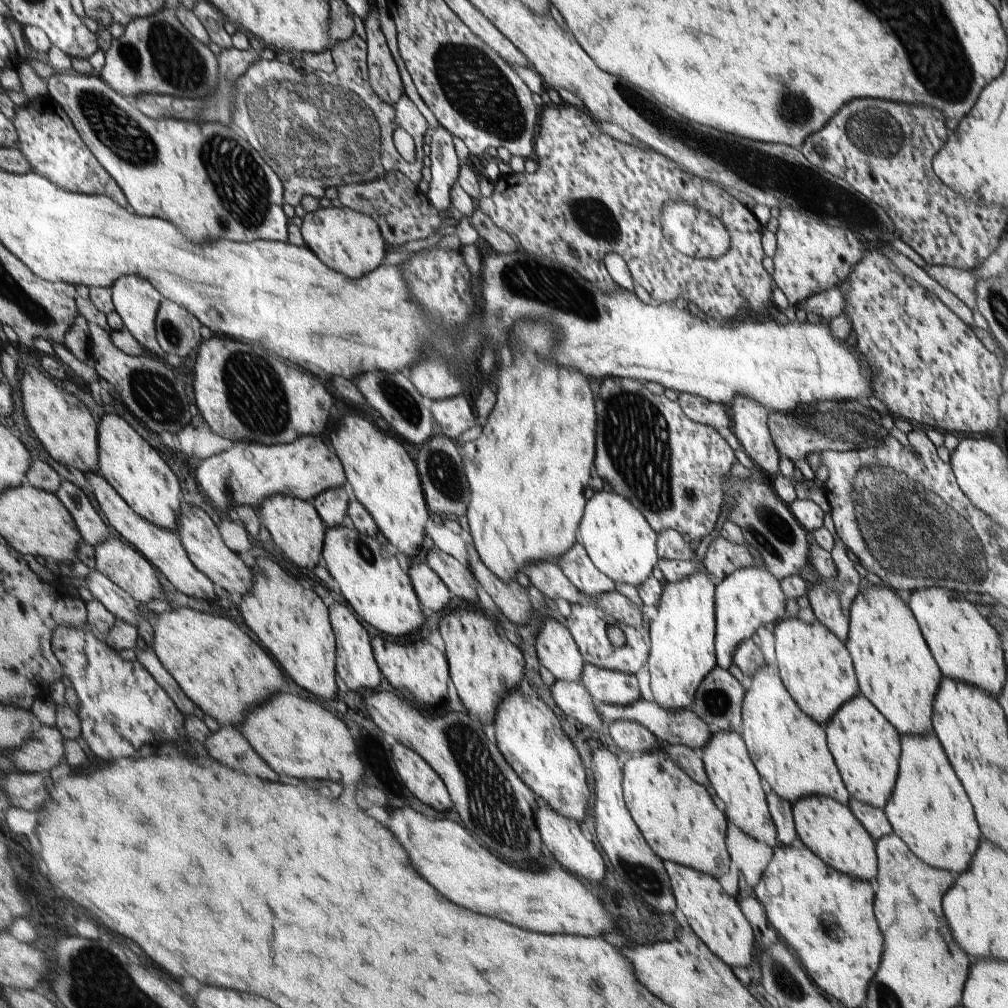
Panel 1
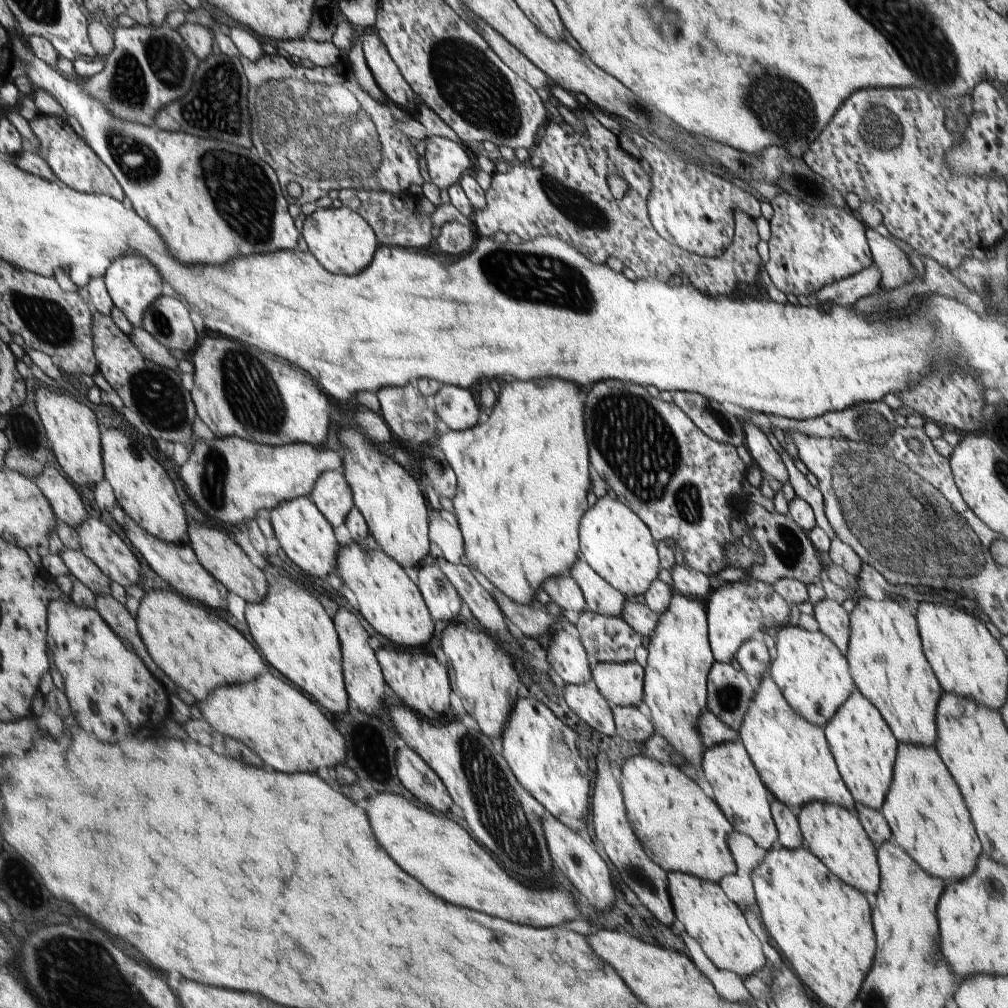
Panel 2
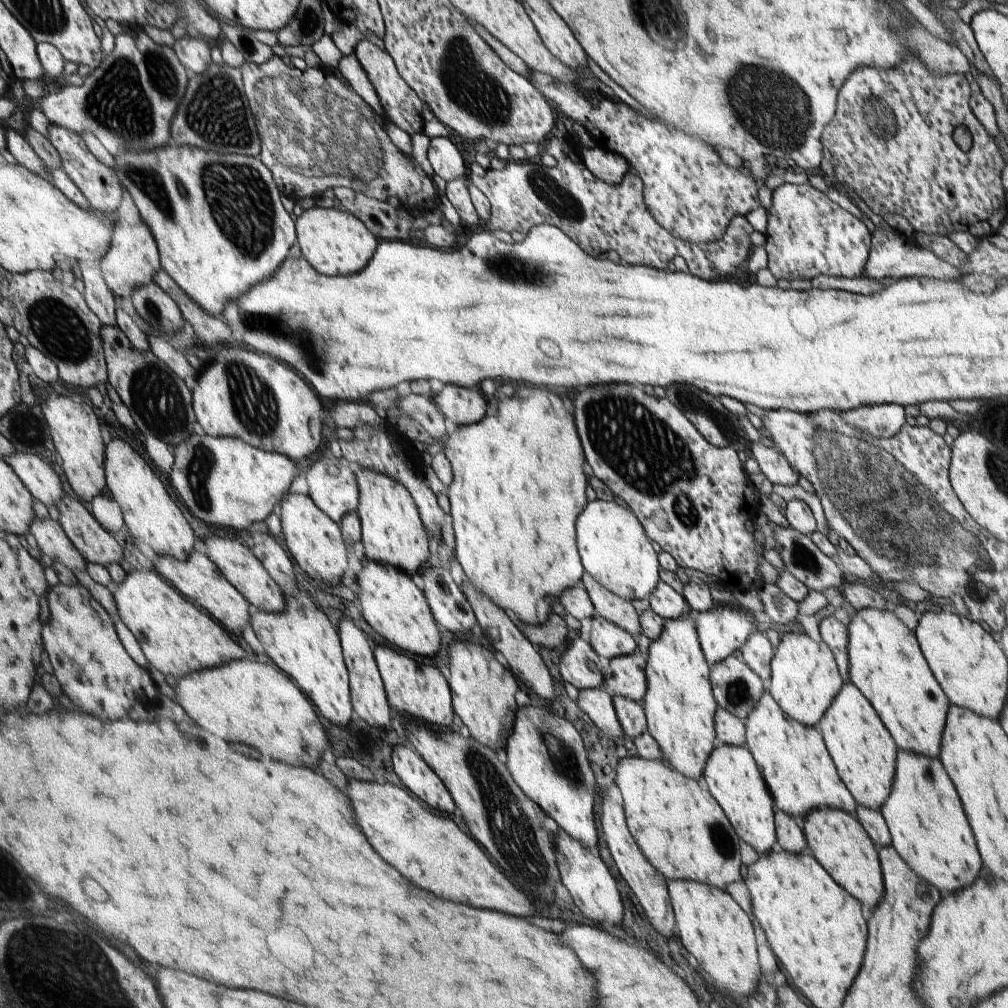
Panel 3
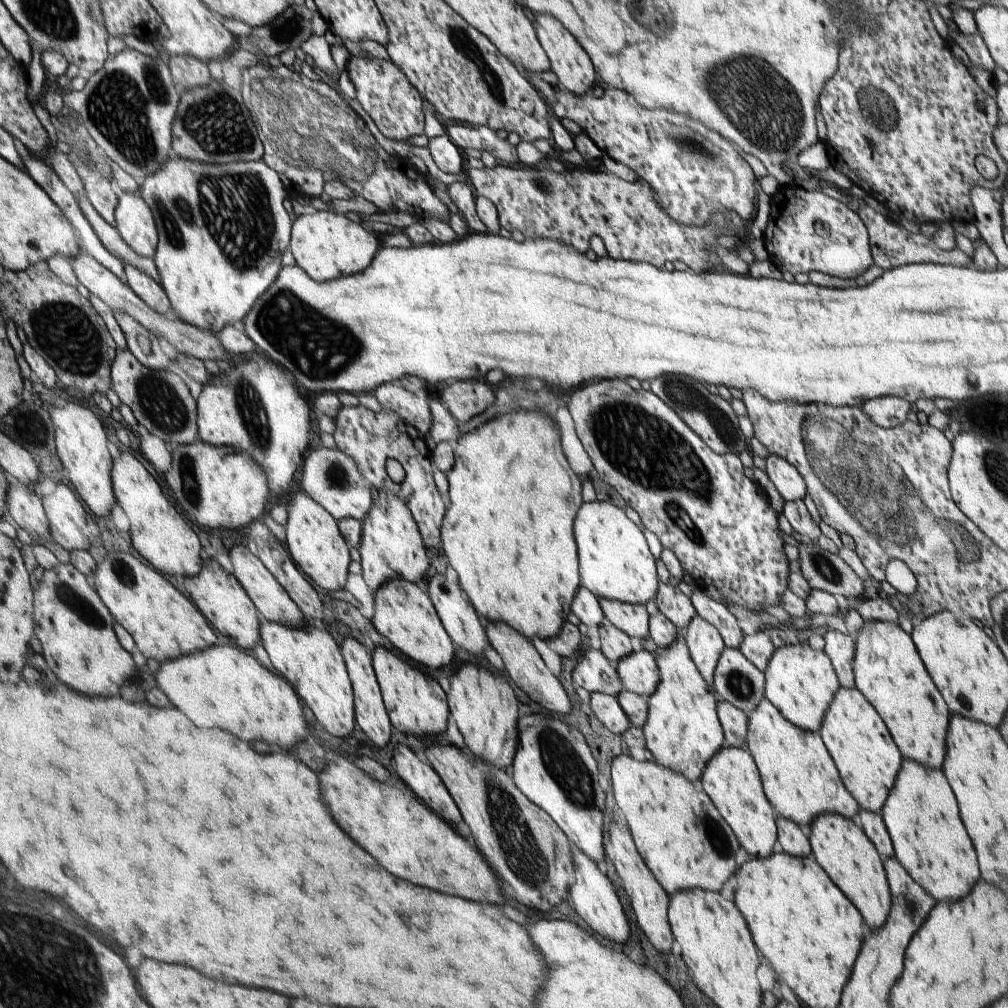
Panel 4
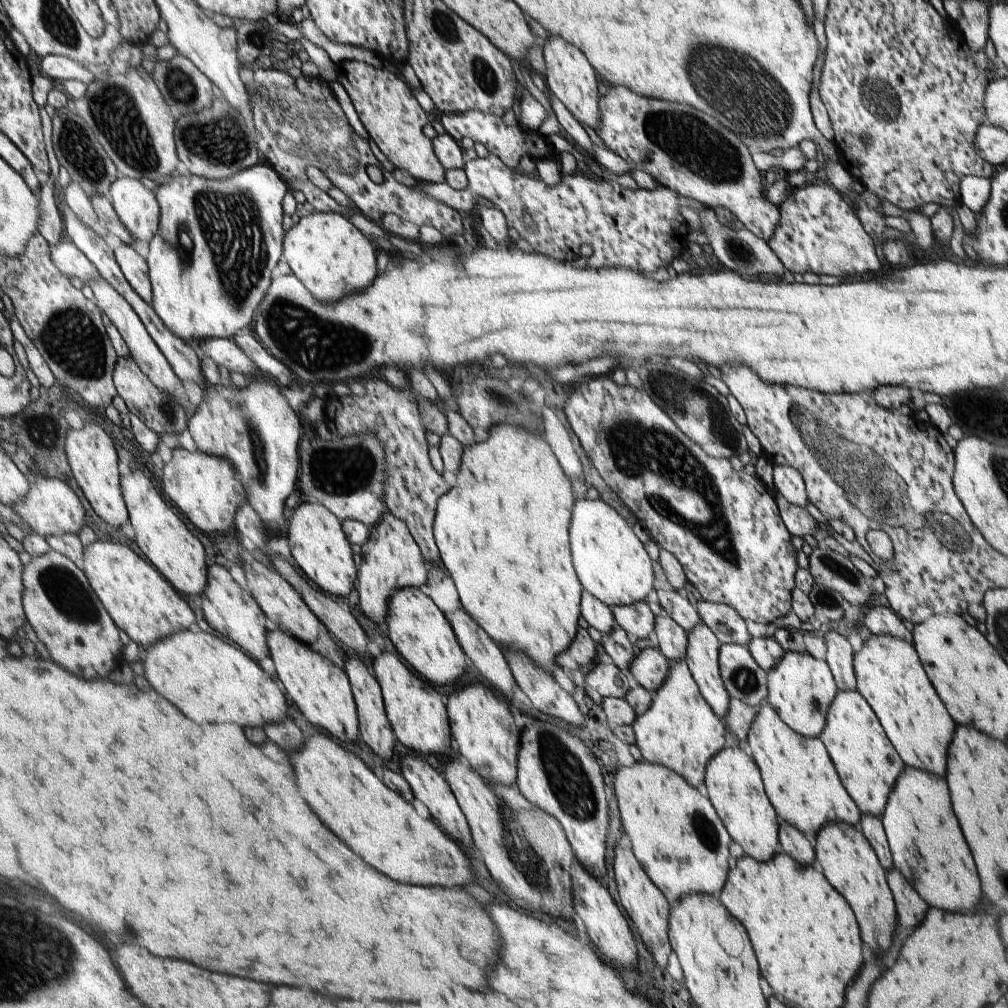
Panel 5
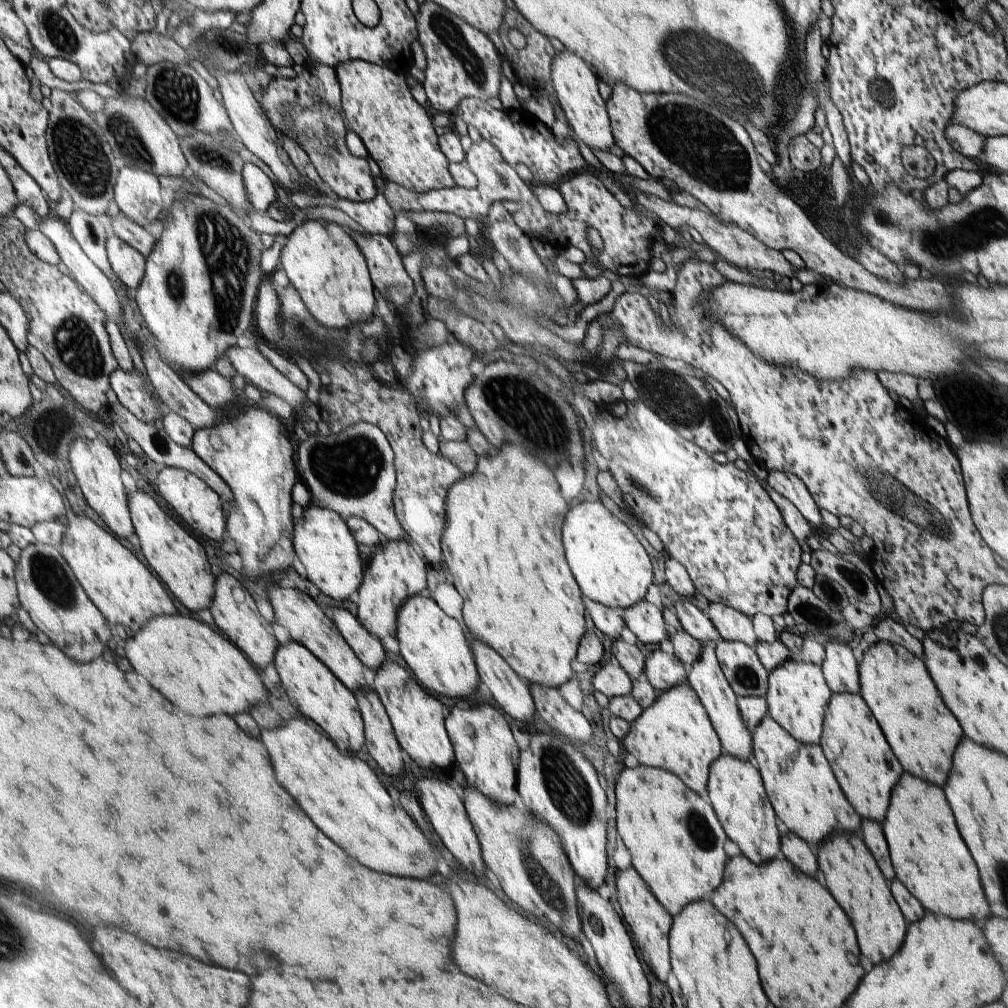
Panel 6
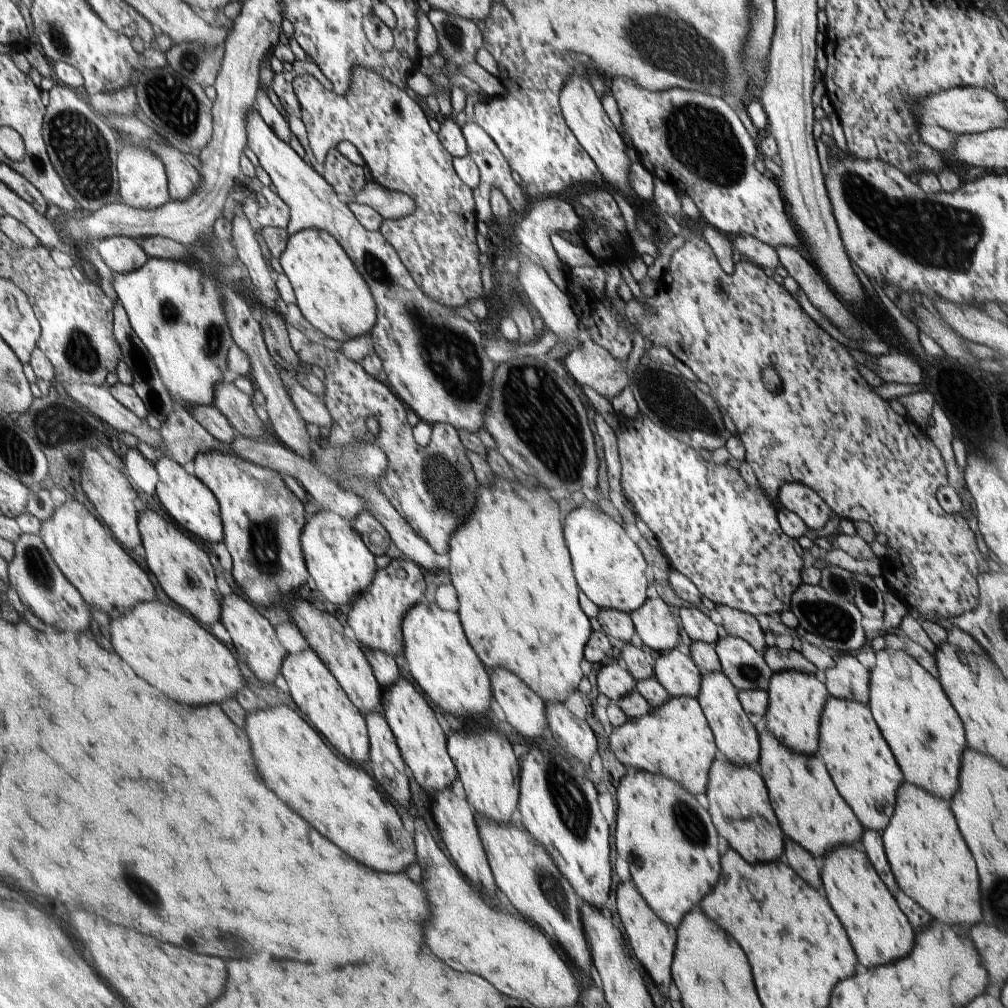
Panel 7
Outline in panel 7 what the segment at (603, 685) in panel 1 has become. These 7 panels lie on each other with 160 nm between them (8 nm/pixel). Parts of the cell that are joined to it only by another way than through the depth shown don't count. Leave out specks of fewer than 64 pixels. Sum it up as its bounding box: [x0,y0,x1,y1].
[653,648,701,697]

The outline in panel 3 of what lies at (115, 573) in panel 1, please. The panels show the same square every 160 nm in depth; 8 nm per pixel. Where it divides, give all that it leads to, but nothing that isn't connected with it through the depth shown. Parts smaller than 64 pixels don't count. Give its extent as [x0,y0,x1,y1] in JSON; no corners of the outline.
[56,493,124,567]

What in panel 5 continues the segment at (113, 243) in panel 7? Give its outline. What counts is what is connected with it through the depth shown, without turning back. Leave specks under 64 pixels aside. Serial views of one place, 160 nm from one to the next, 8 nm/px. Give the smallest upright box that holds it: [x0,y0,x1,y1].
[115,245,154,304]

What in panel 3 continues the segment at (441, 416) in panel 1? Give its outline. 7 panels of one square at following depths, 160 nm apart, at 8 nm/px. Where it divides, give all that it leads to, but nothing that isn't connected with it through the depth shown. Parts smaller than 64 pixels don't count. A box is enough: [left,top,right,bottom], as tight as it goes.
[432,385,488,426]

